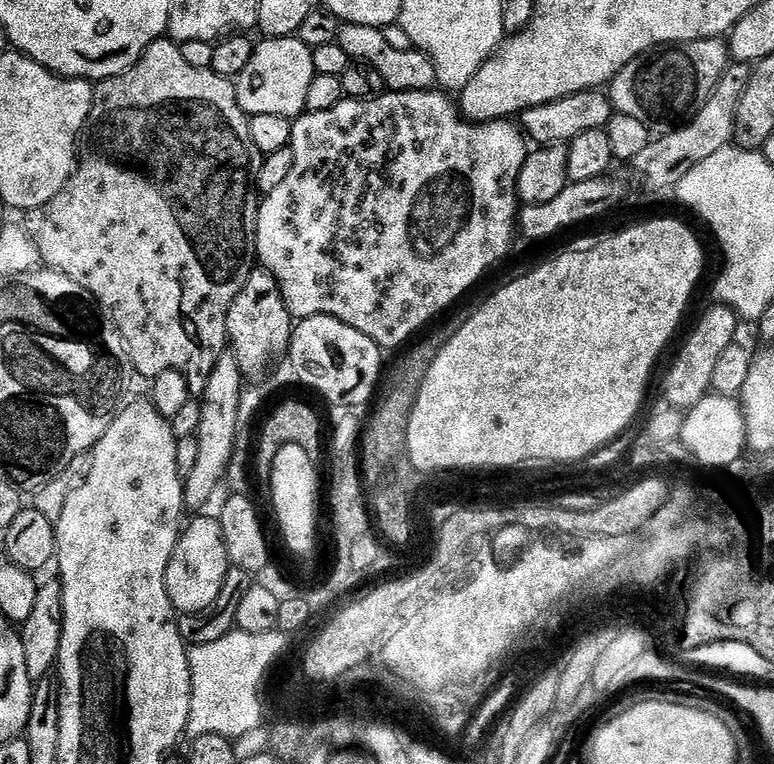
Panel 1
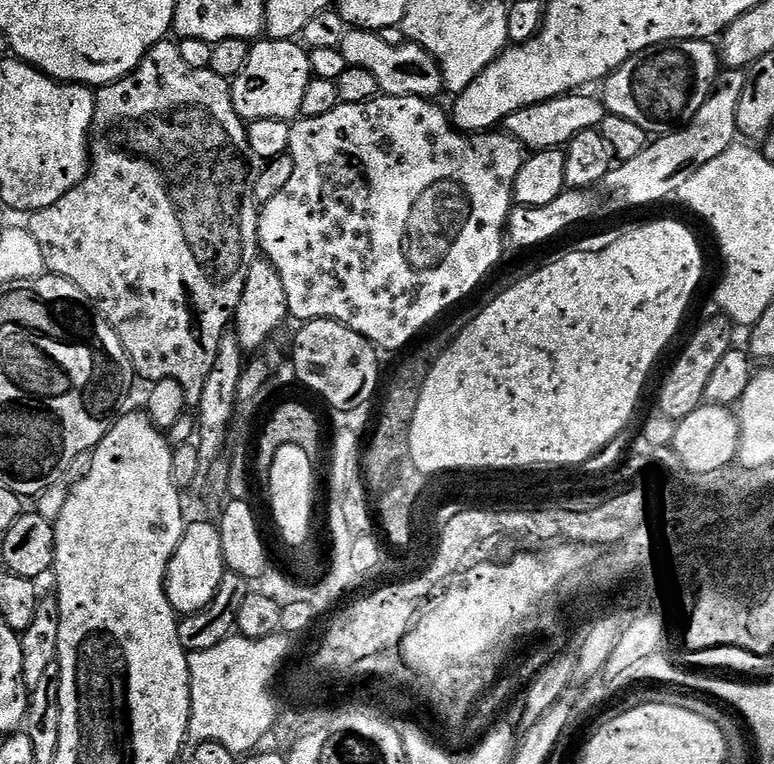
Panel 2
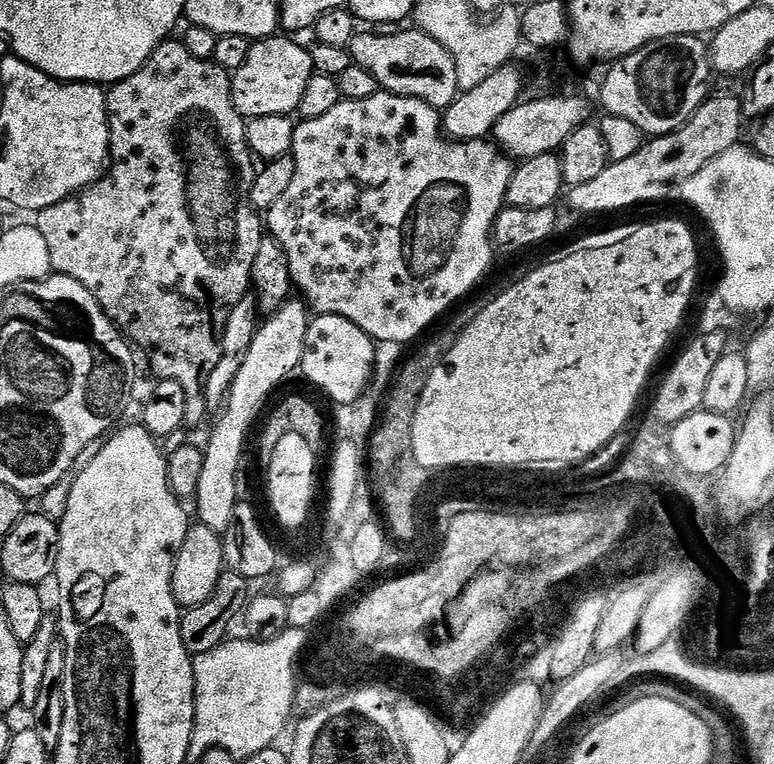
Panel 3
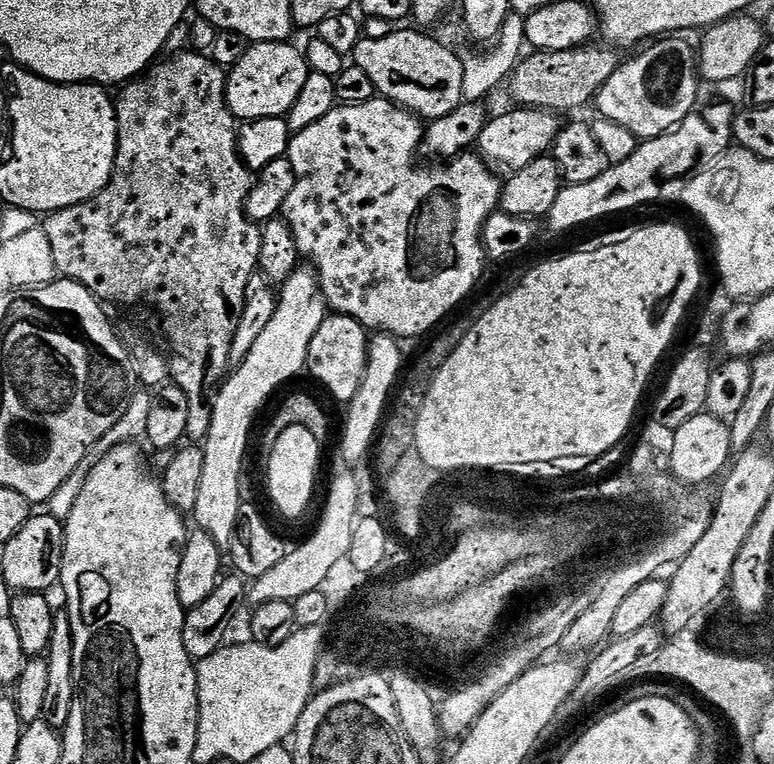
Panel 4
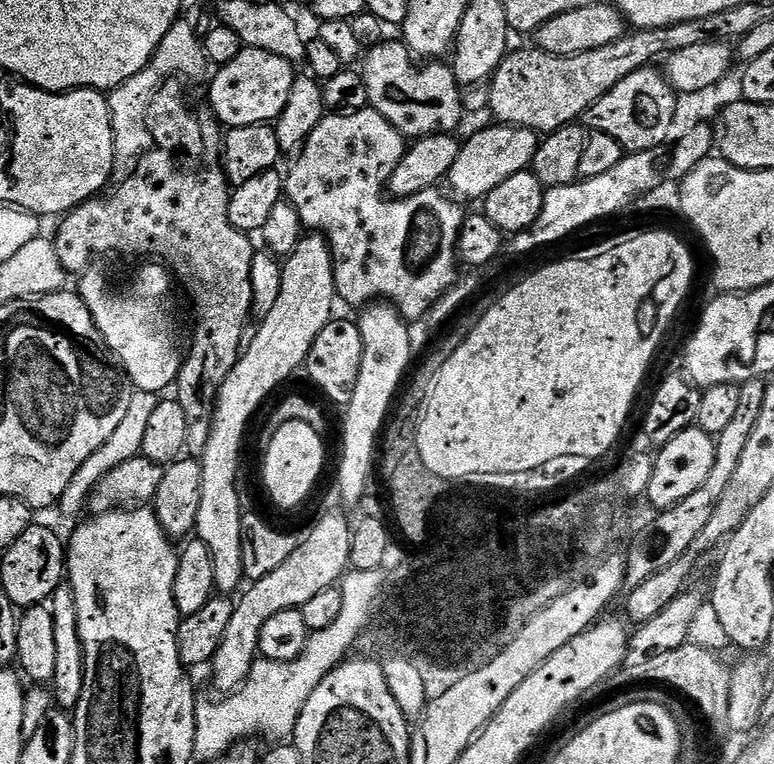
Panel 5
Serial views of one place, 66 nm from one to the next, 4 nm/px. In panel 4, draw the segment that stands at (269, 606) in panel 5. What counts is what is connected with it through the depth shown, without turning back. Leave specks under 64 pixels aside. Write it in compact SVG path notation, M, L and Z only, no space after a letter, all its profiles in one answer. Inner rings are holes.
M340 480L332 488L332 497L324 508L324 517L309 540L304 540L296 549L285 551L282 562L274 570L255 577L250 584L250 600L253 605L266 602L293 602L311 591L321 590L326 576L338 566L340 559L350 550L352 529L357 519L357 485L352 480Z

